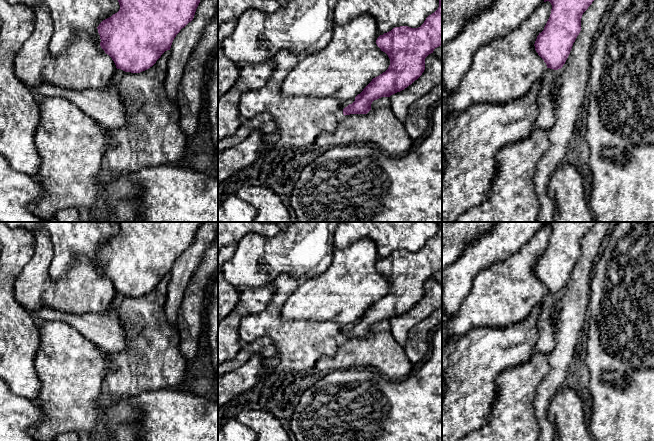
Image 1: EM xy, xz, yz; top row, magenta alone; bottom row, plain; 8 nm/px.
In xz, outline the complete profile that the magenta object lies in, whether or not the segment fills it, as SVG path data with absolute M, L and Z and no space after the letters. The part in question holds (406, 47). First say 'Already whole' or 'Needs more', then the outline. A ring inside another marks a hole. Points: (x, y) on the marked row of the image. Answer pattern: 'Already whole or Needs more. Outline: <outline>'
Already whole. Outline: M442 0L438 9L429 15L418 28L408 26L395 27L391 31L380 35L376 40L377 46L385 52L389 59L388 69L372 81L355 97L355 101L343 109L343 114L367 114L371 110L374 100L390 97L400 92L417 80L425 70L425 58L434 49L442 45Z

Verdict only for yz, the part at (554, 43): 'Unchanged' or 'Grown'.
Unchanged

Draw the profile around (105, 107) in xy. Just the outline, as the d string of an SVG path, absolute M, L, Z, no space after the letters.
M116 69L106 90L74 91L48 83L36 90L44 96L63 97L74 103L85 115L106 129L118 129L126 124L126 108L119 93L119 84L125 71Z

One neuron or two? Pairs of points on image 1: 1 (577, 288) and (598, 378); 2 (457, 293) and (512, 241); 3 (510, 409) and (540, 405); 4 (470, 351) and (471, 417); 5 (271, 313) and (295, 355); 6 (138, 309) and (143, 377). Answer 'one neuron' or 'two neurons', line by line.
1: two neurons
2: one neuron
3: two neurons
4: one neuron
5: one neuron
6: one neuron

